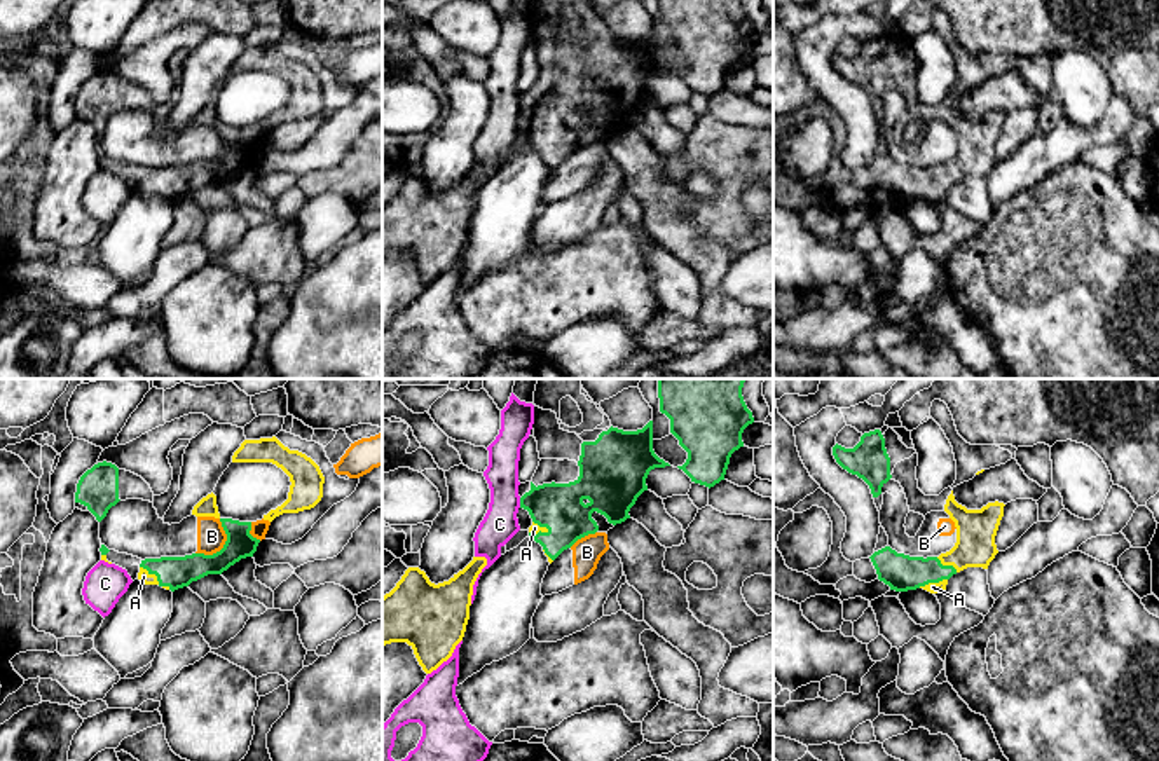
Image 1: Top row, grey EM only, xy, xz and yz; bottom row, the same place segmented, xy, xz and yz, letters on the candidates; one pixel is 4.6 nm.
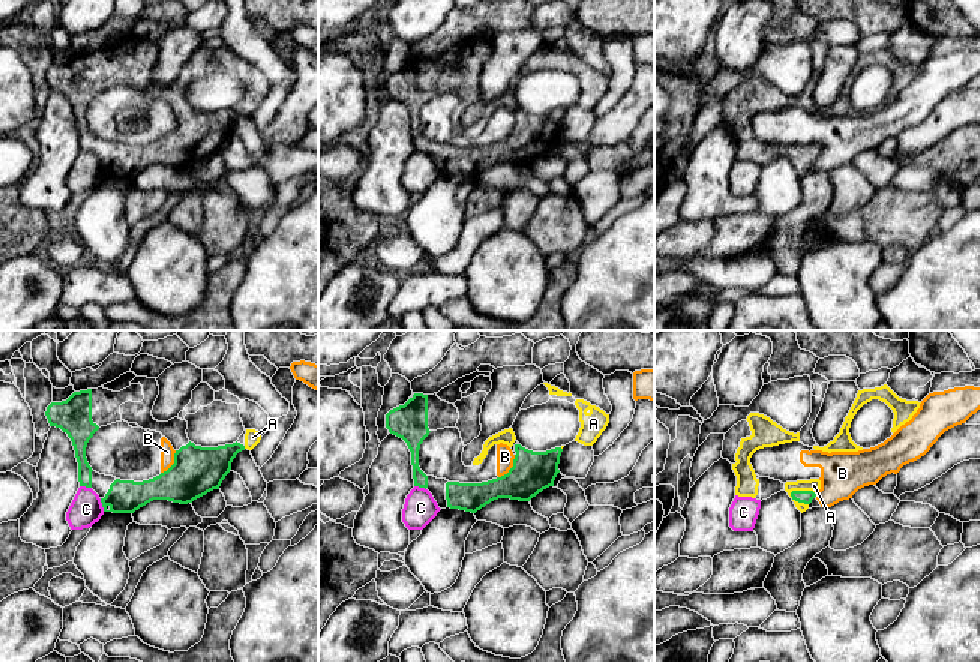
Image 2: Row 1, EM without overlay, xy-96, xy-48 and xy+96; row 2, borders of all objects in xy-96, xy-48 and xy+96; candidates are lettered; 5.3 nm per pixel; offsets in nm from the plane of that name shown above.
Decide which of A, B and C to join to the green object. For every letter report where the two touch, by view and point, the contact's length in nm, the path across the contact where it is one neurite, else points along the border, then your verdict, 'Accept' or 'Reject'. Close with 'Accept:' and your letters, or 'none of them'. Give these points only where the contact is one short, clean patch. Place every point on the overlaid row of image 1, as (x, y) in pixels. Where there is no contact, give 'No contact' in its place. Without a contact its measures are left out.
A: Touches green at yz (932, 582). Shared border 140 nm. Accept
B: Touches green at xy (224, 547). Shared border 200 nm. Reject
C: Touches green at xz (521, 503). Shared border 50 nm. Boundary: xz (519, 498), (521, 507). Reject
Accept: A

